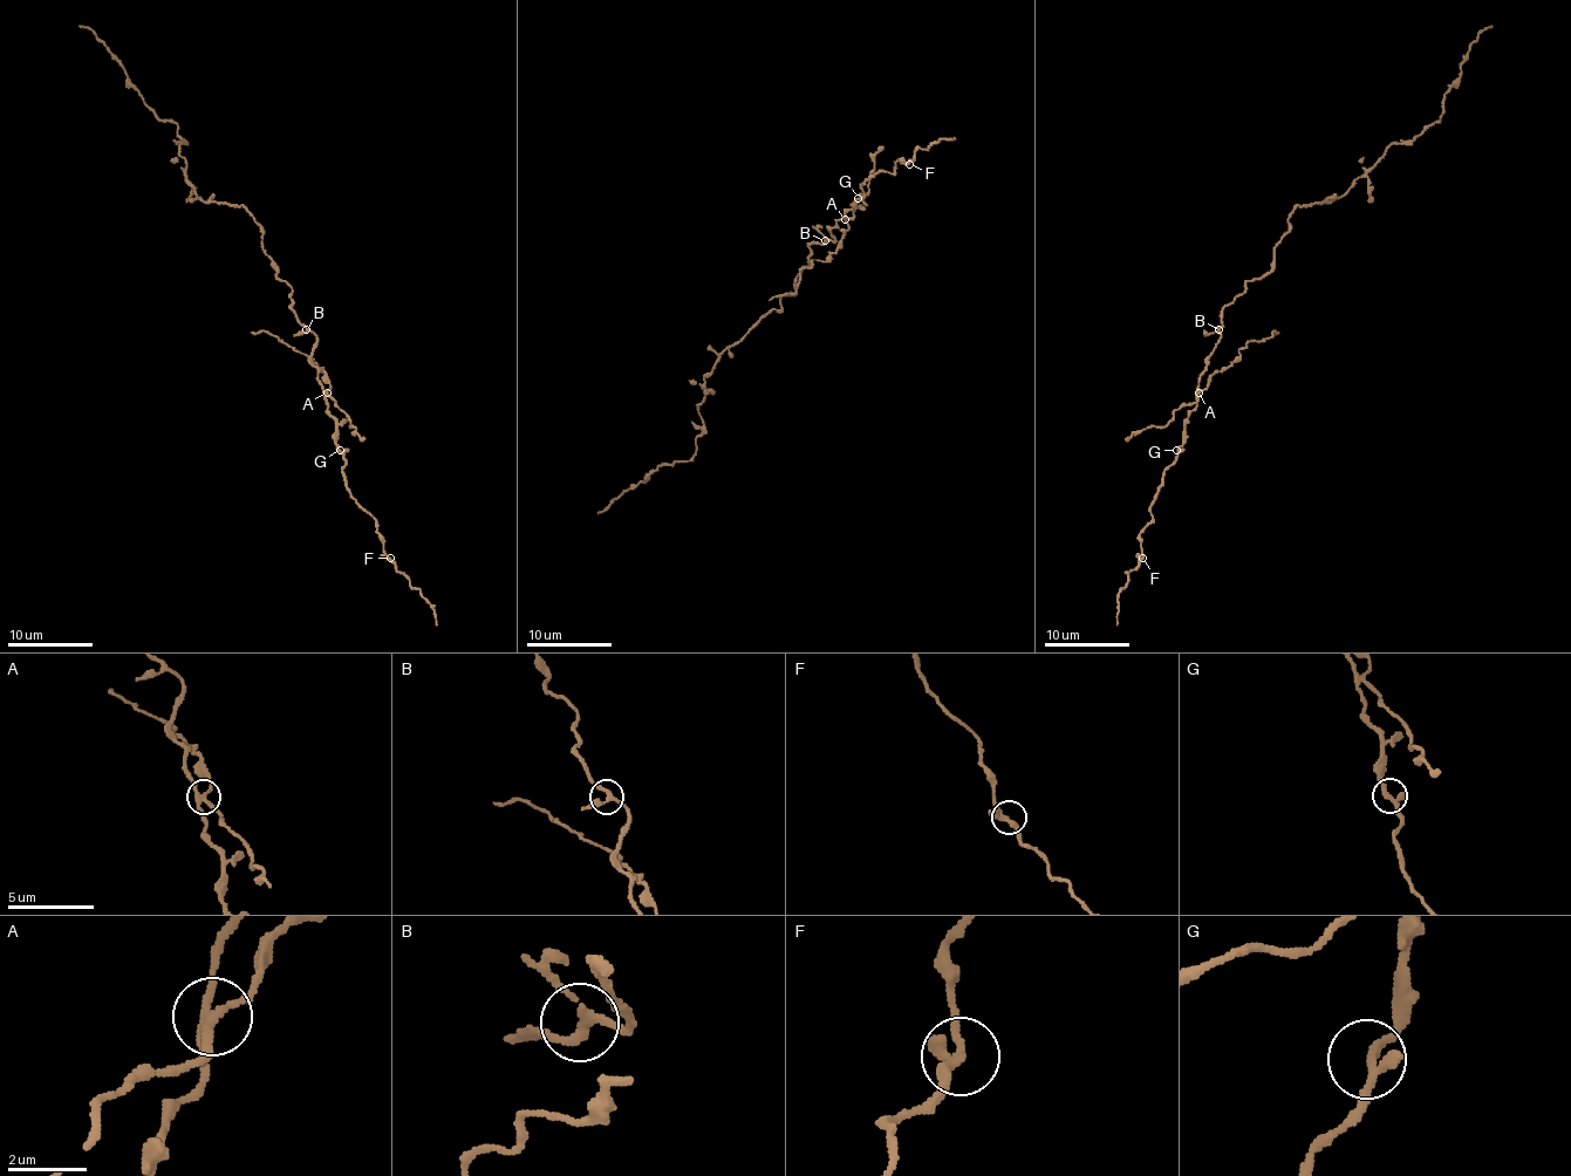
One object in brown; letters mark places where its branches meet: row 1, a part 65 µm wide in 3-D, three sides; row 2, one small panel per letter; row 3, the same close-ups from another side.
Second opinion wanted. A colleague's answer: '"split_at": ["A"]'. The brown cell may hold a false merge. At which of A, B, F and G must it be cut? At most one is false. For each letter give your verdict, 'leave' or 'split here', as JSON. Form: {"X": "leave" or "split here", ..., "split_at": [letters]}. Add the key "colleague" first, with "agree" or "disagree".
{"colleague": "agree", "A": "split here", "B": "leave", "F": "leave", "G": "leave", "split_at": ["A"]}

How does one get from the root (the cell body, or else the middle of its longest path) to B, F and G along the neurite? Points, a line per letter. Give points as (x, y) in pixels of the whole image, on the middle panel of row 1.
B: (799, 277), (810, 265), (810, 246), (825, 240)
F: (799, 277), (810, 246), (835, 240), (828, 230), (862, 185), (909, 164)
G: (799, 277), (810, 265), (810, 246), (814, 243), (833, 243), (835, 238), (828, 230), (846, 217), (858, 198)

